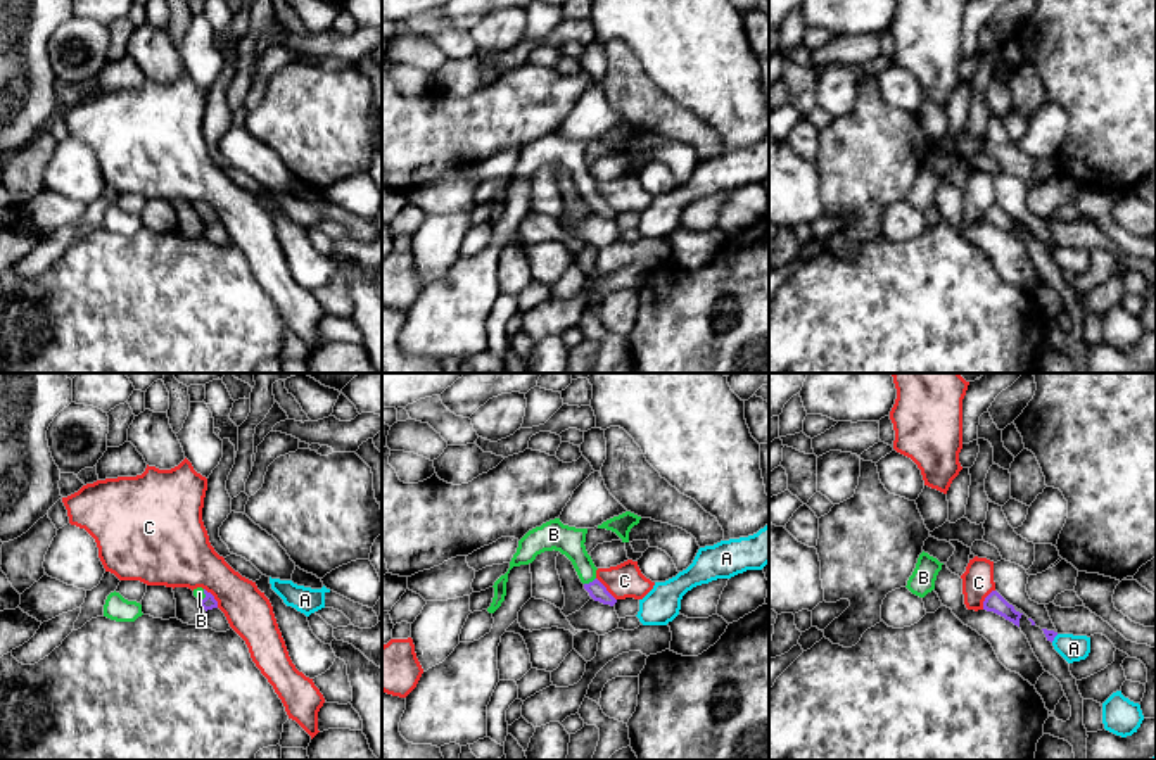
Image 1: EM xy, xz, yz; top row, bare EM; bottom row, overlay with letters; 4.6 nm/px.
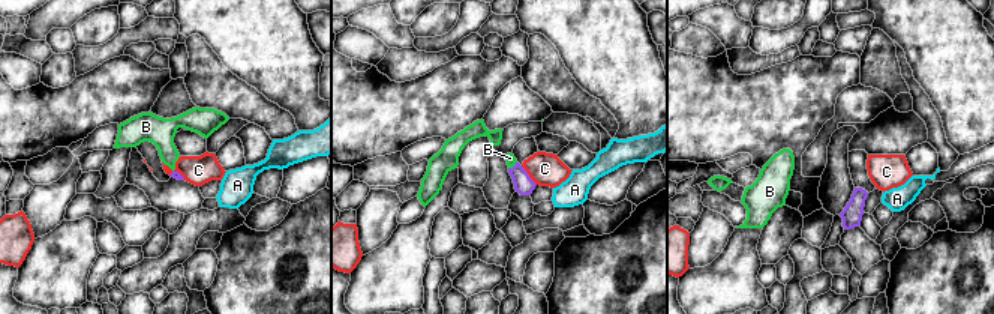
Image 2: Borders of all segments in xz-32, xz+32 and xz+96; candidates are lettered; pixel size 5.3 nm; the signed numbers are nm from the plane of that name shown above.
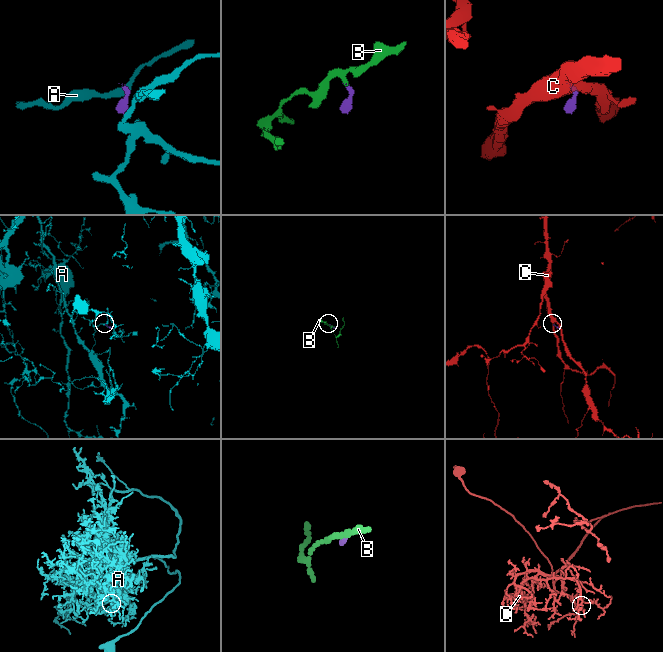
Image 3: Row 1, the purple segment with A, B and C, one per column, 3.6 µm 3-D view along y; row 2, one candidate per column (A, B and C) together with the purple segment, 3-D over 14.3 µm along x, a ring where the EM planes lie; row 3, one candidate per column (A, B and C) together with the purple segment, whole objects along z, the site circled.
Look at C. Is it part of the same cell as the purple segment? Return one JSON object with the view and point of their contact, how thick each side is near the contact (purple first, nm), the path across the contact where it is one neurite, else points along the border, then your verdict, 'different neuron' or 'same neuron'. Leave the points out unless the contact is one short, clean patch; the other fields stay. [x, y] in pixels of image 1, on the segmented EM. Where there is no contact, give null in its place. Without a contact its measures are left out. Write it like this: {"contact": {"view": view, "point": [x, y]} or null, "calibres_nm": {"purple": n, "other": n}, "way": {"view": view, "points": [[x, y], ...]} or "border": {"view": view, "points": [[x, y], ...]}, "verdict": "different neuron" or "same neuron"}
{"contact": {"view": "xz", "point": [605, 589]}, "calibres_nm": {"purple": 80, "other": 160}, "border": {"view": "xz", "points": [[597, 577], [616, 600]]}, "verdict": "different neuron"}

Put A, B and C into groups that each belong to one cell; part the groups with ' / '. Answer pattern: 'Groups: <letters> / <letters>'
Groups: A / B / C

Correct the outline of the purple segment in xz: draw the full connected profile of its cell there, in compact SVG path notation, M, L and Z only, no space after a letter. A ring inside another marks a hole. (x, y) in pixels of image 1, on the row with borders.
M560 518L549 520L549 522L543 523L541 527L536 527L536 529L529 530L529 532L518 541L518 548L517 548L517 553L513 554L513 558L511 558L511 561L510 561L508 572L506 572L505 575L501 575L501 577L494 582L494 586L492 586L492 587L494 587L494 598L492 598L492 603L491 603L491 606L487 608L487 611L489 611L489 613L494 613L494 611L501 606L501 603L505 601L508 573L510 573L510 570L511 570L513 567L529 565L529 563L532 563L532 561L536 560L537 554L541 554L541 553L544 553L544 551L553 551L553 549L555 549L555 551L560 551L562 554L565 554L565 556L572 561L572 565L574 565L574 568L575 568L575 572L577 572L581 582L584 584L584 589L589 592L589 596L591 596L594 601L600 601L600 603L603 603L603 605L613 606L613 605L617 603L617 599L615 599L615 598L607 591L607 587L596 579L596 570L598 570L598 568L594 567L594 563L593 563L593 560L591 560L591 556L588 554L586 546L584 546L584 542L586 542L586 534L588 534L588 529L575 529L575 527L563 525L563 523L560 522Z

